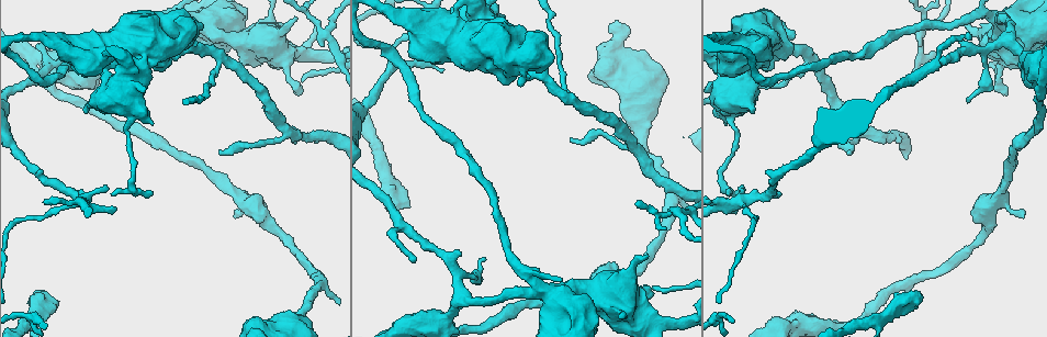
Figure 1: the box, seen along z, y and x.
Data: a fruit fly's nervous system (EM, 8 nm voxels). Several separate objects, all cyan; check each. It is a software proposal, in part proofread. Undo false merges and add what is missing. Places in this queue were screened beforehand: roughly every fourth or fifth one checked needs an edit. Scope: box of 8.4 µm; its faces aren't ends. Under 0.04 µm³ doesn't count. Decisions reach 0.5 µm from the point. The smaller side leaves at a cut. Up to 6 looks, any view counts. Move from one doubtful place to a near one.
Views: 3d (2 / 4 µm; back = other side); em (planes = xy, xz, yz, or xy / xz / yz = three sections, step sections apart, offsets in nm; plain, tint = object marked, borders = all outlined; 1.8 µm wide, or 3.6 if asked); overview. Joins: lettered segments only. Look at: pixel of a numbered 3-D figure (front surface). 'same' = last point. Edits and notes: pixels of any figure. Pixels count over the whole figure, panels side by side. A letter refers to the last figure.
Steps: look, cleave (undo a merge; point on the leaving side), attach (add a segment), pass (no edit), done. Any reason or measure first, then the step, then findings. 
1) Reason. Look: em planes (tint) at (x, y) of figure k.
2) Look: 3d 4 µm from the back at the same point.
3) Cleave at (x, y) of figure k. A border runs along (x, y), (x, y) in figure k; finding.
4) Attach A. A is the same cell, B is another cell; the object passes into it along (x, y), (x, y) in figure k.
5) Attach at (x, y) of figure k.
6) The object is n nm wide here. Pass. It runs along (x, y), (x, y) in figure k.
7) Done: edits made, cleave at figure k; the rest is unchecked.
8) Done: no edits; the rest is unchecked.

Sharp bend. Look: em 3.6 µm planes (tint) at (175, 36) of figure 1.

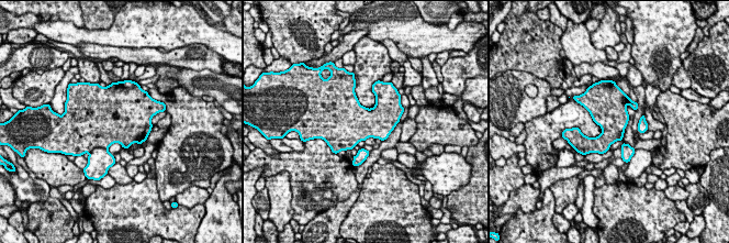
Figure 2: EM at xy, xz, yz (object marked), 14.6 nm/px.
Look: em 3.6 µm planes (borders) at the same point.

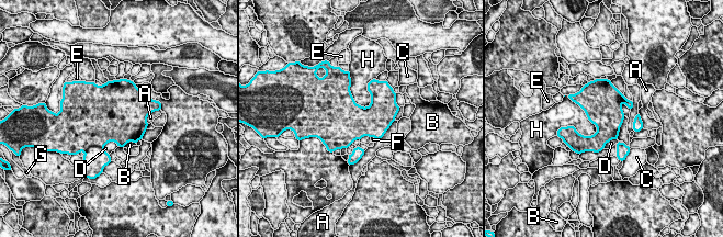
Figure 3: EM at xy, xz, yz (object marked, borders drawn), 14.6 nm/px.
Cleave at (94, 160) of figure 3. A, B, C, D, E, F, G and H are other cells; a border runs along (102, 147), (90, 146), (88, 148) in figure 3; two neurons meet here.

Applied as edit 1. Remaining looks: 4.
See it whole again. Look: overview.

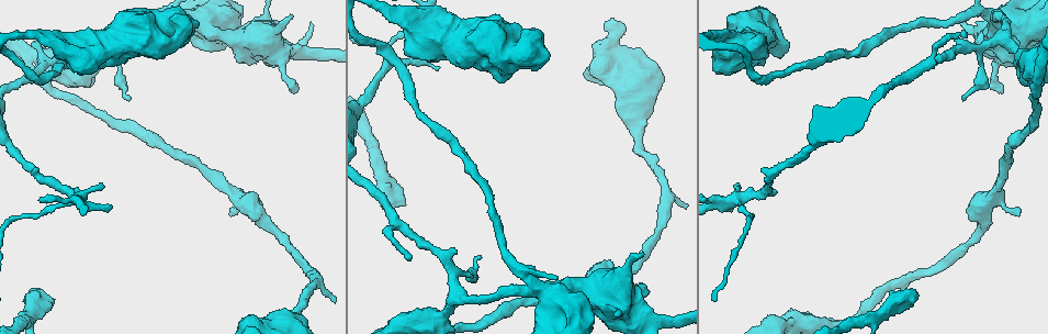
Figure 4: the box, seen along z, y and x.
Thin arm on a thick one. Look: 3d 4 µm at (533, 289) of figure 4.

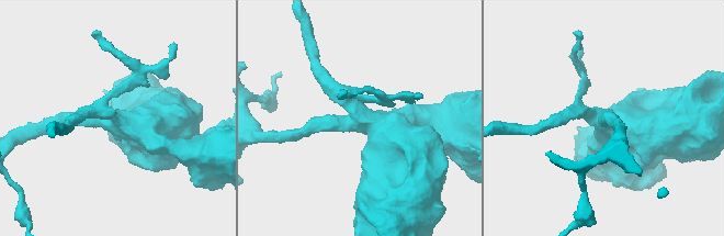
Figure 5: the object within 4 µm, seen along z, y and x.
4 arms meet here; shape alone is not enough. Look: em 3.6 µm planes (tint) at (113, 121) of figure 5.

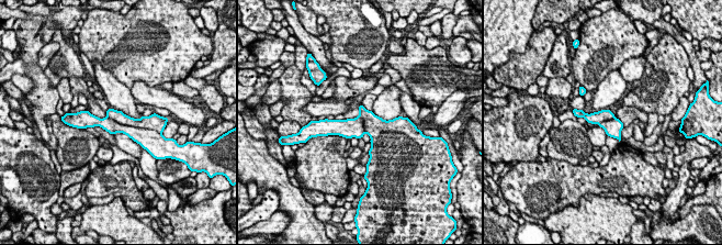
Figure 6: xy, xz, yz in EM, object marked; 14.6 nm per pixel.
What lies round it. Look: em 3.6 µm planes (borders) at the same point.

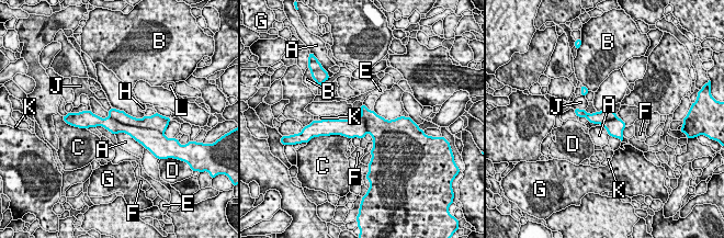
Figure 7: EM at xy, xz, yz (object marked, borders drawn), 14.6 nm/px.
The longest contact is with A, 480 nm. Cleave at (145, 136) of figure 7. A, B, C, D, E, F, G, H, J, K and L are other cells; the part that leaves runs along (85, 121), (146, 132) in figure 7; two neurons meet here.

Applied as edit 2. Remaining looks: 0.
Done: edits made, cleave at figure 3, cleave at figure 7; the rest is unchecked.

